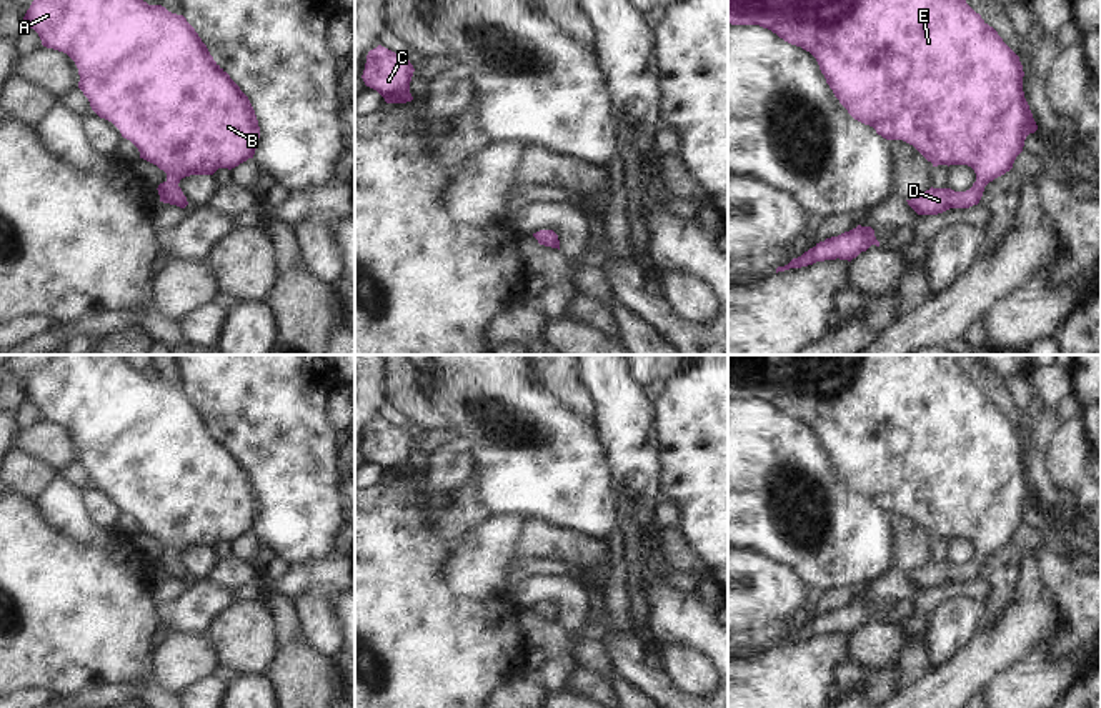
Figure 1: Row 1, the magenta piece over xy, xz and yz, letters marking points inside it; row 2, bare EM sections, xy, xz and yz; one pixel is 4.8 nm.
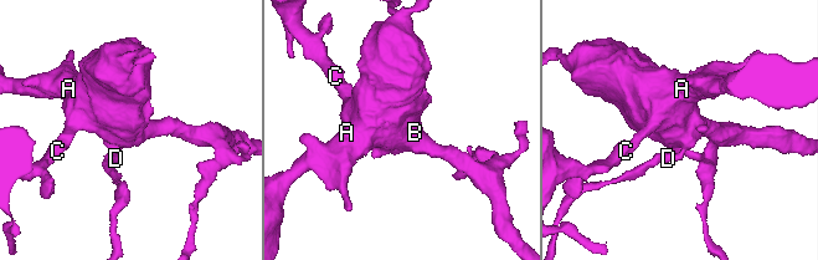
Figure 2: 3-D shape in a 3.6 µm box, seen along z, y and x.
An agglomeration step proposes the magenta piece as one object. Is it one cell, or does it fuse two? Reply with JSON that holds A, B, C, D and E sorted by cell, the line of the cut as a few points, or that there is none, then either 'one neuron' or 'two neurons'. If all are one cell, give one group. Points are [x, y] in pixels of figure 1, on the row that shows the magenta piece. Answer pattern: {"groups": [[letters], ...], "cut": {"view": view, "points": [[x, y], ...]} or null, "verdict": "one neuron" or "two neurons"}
{"groups": [["A", "B", "C", "D", "E"]], "cut": null, "verdict": "one neuron"}

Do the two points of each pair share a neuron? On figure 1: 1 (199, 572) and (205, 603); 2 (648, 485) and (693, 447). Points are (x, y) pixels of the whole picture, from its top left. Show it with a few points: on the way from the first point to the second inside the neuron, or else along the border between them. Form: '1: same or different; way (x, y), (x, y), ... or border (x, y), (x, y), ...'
1: different; border (209, 577), (197, 582)
2: different; border (658, 435), (662, 442), (662, 488), (665, 495)

